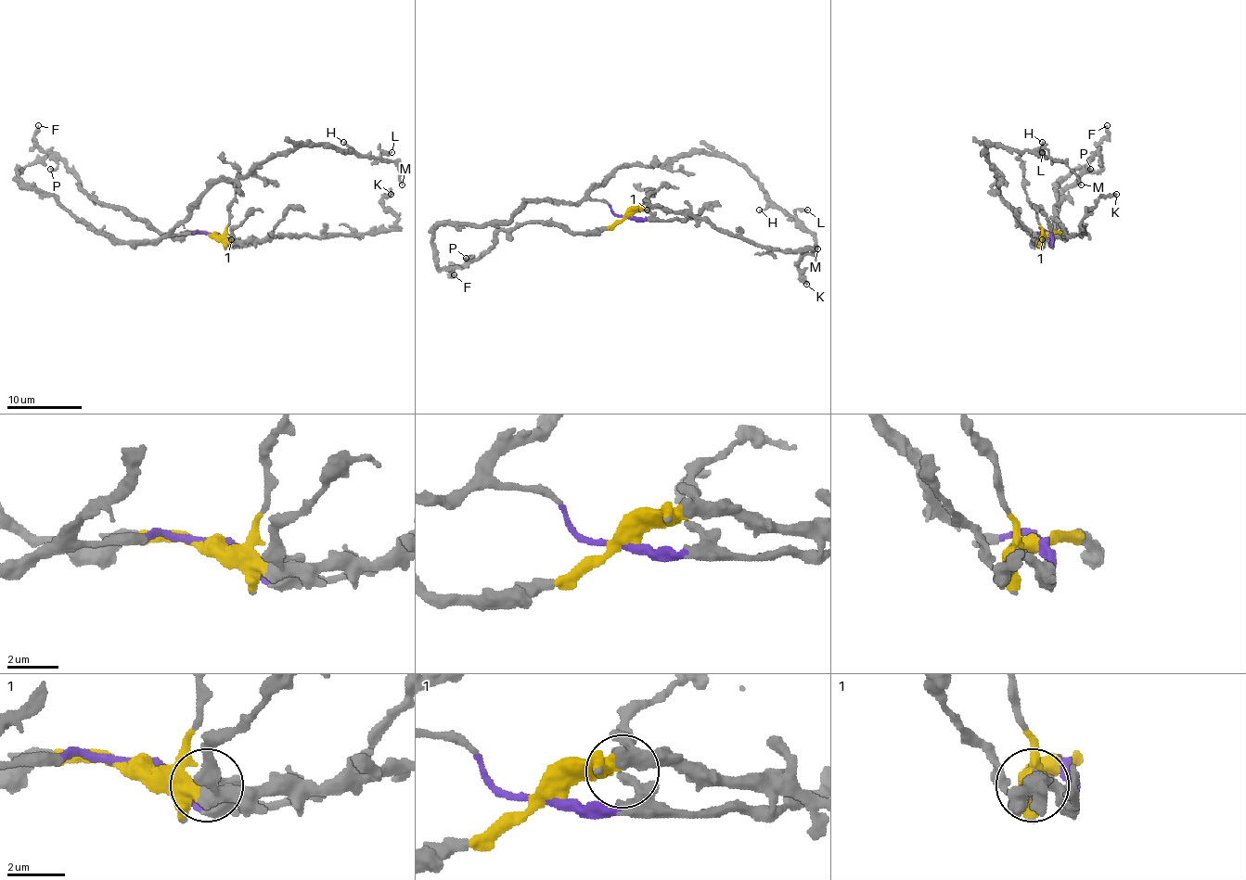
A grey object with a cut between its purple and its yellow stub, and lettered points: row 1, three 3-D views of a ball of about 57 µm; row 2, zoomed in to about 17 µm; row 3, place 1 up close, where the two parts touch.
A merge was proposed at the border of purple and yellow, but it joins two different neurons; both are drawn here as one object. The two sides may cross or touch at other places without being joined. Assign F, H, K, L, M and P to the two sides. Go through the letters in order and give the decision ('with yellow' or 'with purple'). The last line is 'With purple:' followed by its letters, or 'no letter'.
F: with yellow
H: with purple
K: with yellow
L: with purple
M: with purple
P: with yellow
With purple: H, L, M

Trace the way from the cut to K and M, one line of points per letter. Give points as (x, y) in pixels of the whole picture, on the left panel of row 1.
K: (211, 234), (224, 239), (252, 239), (386, 230), (396, 217), (386, 210), (382, 198), (390, 195)
M: (211, 234), (173, 232), (223, 180), (247, 177), (300, 147), (388, 159), (402, 185)

